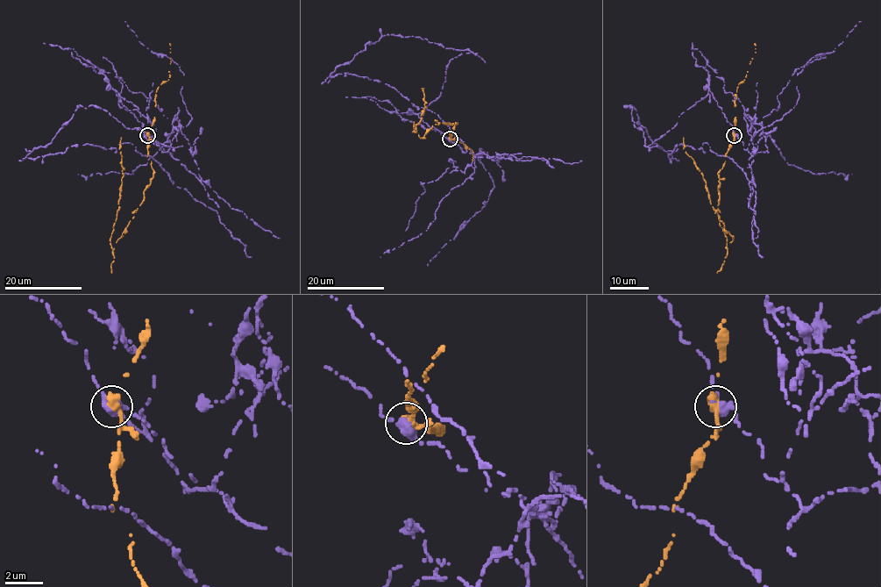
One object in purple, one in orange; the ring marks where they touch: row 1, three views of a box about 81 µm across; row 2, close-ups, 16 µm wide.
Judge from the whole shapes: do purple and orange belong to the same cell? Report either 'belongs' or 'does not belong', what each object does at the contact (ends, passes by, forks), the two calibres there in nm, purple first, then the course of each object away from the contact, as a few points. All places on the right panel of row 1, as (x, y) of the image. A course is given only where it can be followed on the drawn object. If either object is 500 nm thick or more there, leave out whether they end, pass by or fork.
does not belong | 440/500 nm | purple via (734, 134), (709, 90), (649, 145), (630, 104), (670, 159), (678, 144) | orange via (734, 134), (718, 174), (720, 218), (733, 239), (726, 244), (706, 182), (683, 149), (683, 138)

